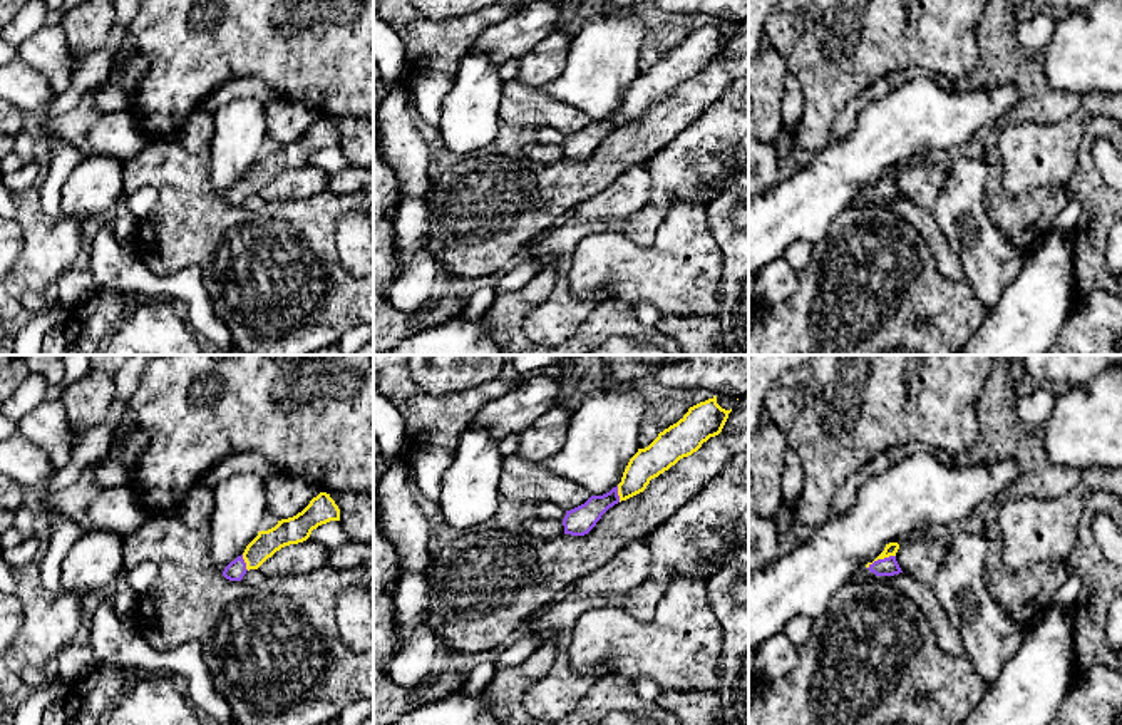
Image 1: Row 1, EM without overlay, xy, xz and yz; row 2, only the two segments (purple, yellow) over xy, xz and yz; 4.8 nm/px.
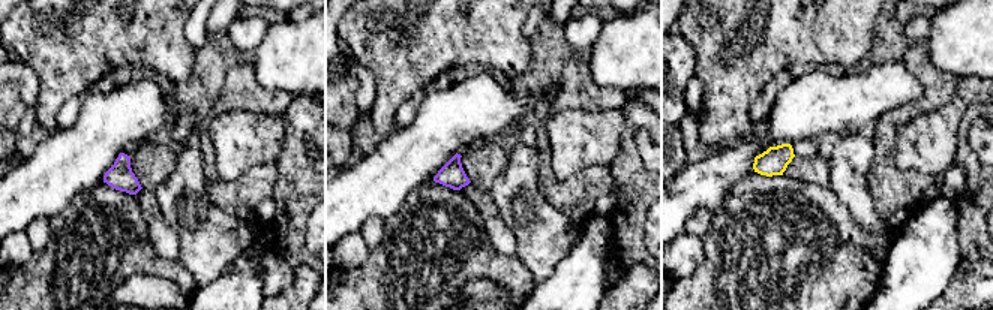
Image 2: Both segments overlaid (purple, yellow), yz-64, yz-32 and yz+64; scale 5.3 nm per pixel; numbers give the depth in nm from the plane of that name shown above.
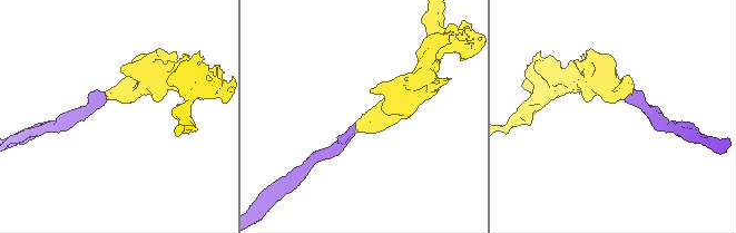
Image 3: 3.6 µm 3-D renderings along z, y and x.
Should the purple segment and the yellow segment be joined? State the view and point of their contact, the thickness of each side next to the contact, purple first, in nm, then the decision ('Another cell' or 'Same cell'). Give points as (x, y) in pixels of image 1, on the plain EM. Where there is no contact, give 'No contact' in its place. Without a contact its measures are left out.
Touches purple at yz (881, 185). Thickness 90 nm (purple) against 60 nm. Same cell

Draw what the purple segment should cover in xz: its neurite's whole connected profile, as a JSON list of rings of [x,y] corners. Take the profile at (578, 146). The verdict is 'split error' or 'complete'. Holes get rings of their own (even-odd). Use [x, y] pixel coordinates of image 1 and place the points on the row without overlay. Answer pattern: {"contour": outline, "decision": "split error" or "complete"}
{"contour": [[[717,22],[700,27],[673,50],[630,84],[621,107],[603,121],[591,121],[584,129],[566,136],[563,144],[564,159],[588,159],[601,141],[615,129],[626,126],[646,114],[651,104],[658,102],[680,84],[697,77],[703,67],[722,57],[730,35],[717,28]]], "decision": "split error"}

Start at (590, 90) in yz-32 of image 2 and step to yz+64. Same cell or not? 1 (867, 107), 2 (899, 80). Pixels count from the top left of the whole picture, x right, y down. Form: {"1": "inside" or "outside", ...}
{"1": "outside", "2": "outside"}

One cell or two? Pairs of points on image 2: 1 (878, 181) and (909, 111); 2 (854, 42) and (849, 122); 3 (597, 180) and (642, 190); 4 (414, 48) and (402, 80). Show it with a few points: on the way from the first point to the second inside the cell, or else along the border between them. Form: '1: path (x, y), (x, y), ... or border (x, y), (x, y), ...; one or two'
1: path (884, 163), (887, 131), (891, 126); one
2: border (860, 68), (846, 72); two
3: border (608, 166), (612, 175), (612, 189); two
4: path (407, 56), (402, 62), (402, 72); one

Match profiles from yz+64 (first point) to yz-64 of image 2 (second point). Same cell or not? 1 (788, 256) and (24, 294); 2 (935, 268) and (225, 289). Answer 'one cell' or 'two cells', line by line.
1: one cell
2: one cell

